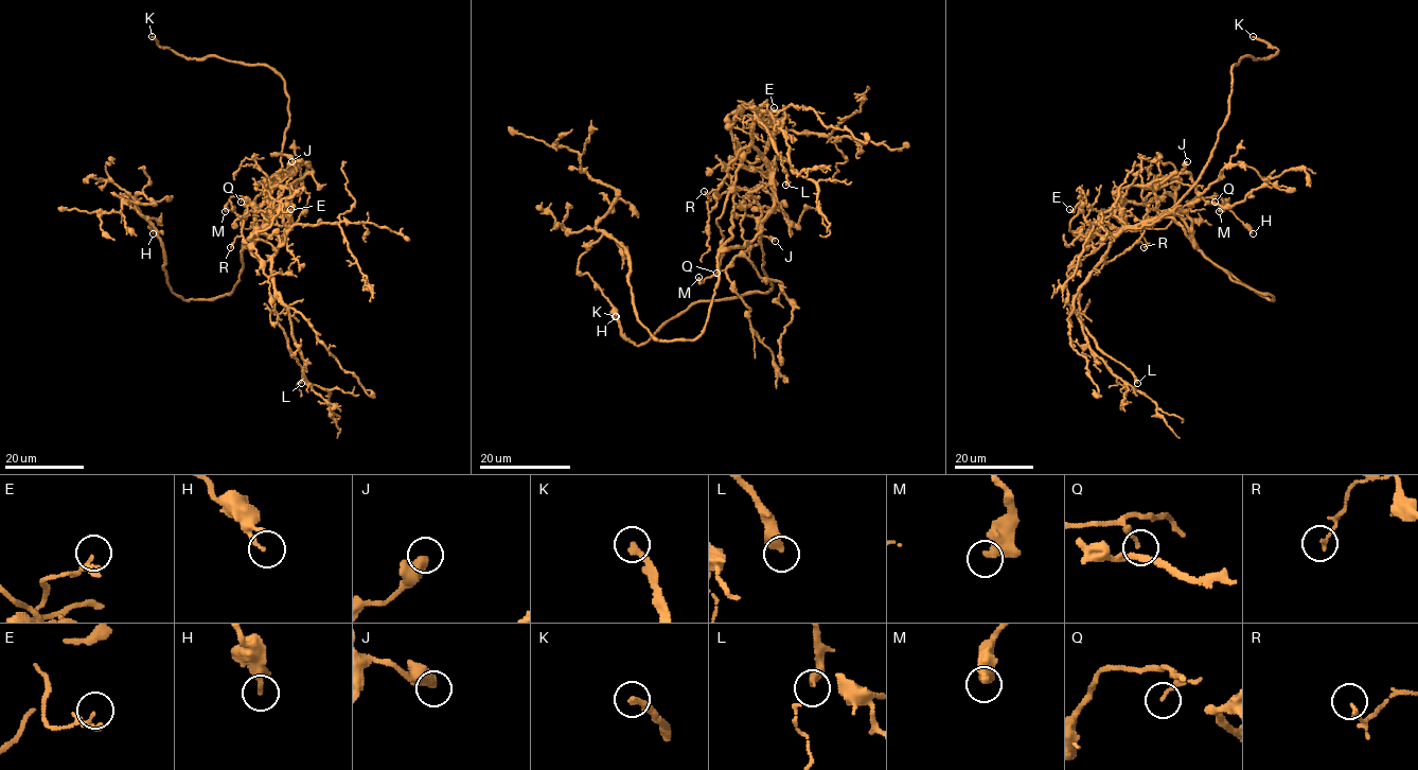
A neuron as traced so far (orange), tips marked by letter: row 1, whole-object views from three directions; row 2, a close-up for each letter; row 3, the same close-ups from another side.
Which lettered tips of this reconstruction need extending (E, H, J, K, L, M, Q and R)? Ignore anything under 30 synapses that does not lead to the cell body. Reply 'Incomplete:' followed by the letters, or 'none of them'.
Incomplete: none of them

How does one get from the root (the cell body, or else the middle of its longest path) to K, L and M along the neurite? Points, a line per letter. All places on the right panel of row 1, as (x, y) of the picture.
K: (1211, 262), (1175, 205), (1203, 171), (1228, 114), (1232, 67), (1244, 55), (1269, 58), (1278, 51), (1253, 36)
L: (1211, 262), (1194, 245), (1187, 212), (1171, 208), (1156, 220), (1127, 226), (1080, 289), (1082, 325), (1137, 383)
M: (1211, 262), (1172, 219), (1145, 223), (1166, 228), (1185, 206), (1206, 197), (1220, 197), (1219, 211)

